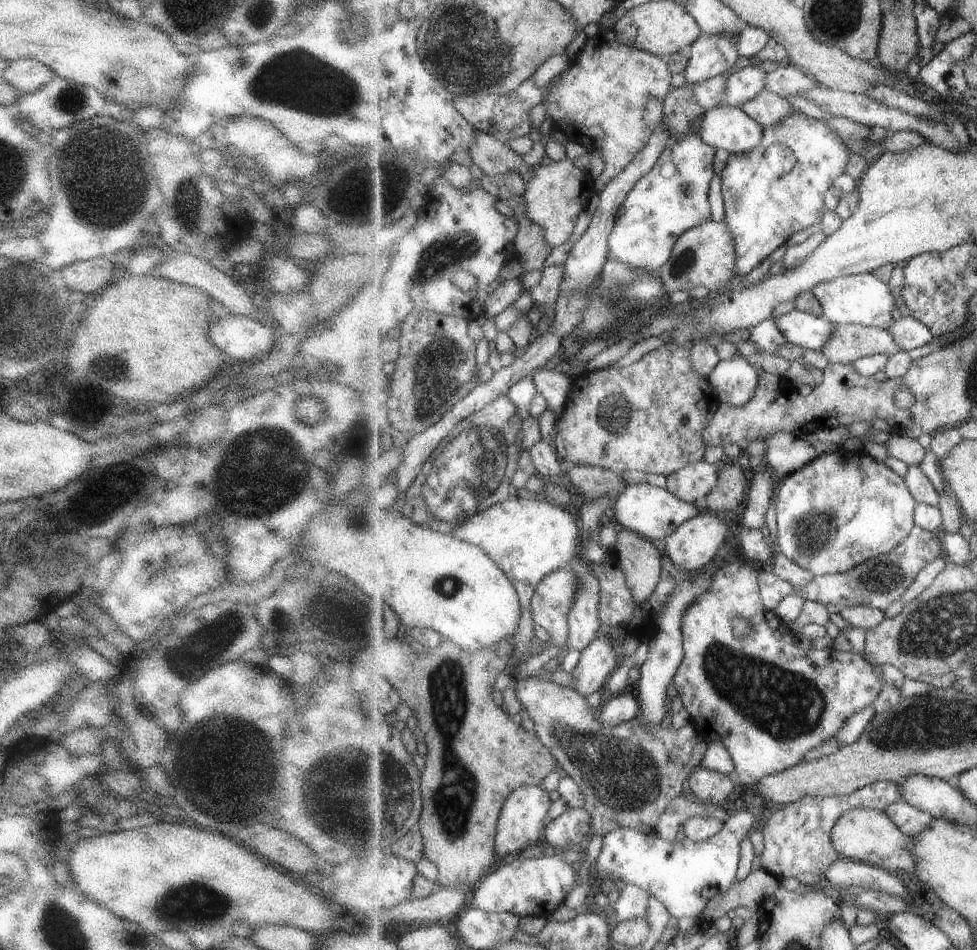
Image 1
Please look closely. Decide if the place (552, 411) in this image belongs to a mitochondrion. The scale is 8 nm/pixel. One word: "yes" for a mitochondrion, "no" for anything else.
no

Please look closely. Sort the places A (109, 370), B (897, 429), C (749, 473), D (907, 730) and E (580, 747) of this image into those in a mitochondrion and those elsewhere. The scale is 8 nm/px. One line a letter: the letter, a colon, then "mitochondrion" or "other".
A: mitochondrion
B: other
C: other
D: mitochondrion
E: mitochondrion

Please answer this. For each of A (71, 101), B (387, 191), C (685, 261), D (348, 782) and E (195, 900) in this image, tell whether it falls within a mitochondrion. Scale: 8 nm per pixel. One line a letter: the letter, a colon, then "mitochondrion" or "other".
A: mitochondrion
B: mitochondrion
C: mitochondrion
D: mitochondrion
E: mitochondrion

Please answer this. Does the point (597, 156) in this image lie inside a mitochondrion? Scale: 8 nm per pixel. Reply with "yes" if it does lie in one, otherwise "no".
no

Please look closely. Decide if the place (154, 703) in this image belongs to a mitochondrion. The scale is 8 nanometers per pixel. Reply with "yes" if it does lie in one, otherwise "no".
no

